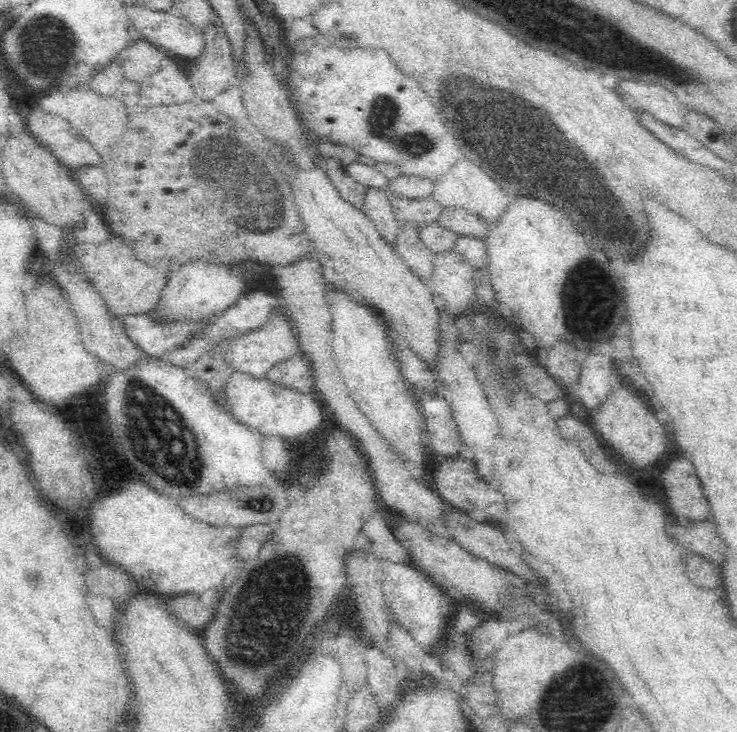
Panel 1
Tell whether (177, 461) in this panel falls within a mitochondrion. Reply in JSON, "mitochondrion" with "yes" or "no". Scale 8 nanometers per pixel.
{"mitochondrion":"yes"}

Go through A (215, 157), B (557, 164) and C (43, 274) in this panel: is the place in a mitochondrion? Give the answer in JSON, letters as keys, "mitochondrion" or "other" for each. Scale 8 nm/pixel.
{"A":"mitochondrion","B":"mitochondrion","C":"other"}

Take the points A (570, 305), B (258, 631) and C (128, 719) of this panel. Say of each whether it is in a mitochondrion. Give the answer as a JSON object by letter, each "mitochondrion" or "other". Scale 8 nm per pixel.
{"A":"mitochondrion","B":"mitochondrion","C":"other"}

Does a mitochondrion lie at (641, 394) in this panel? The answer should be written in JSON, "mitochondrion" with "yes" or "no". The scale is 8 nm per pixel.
{"mitochondrion":"no"}

